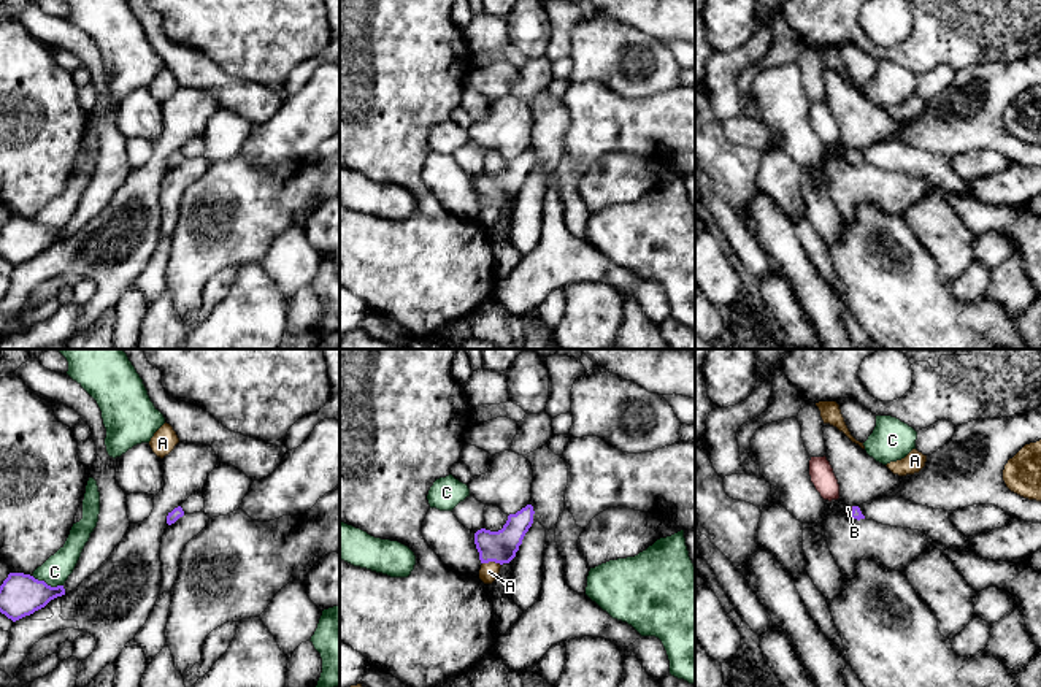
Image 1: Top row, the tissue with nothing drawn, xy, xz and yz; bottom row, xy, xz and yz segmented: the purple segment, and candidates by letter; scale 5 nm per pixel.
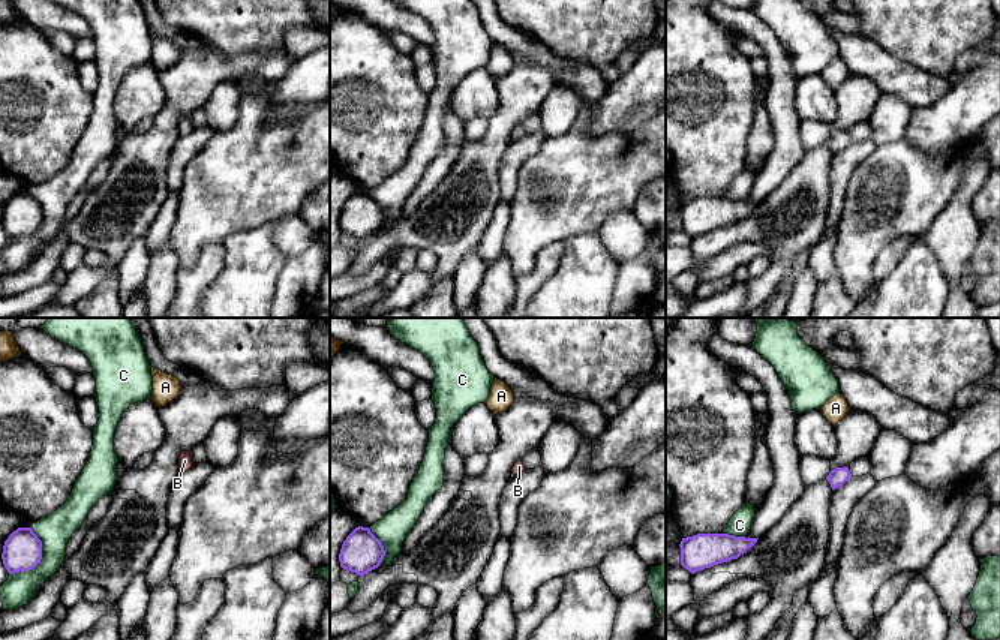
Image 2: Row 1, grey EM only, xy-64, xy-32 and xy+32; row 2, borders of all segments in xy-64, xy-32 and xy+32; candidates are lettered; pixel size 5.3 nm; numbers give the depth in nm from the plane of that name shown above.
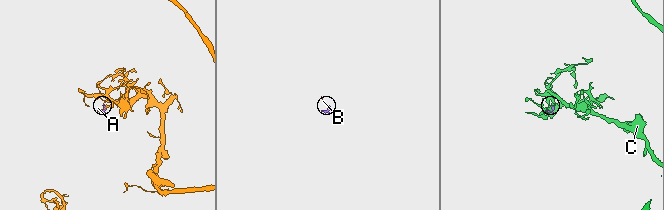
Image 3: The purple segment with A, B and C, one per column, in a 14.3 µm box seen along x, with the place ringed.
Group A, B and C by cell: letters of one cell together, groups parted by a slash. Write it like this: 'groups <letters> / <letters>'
groups A / B / C

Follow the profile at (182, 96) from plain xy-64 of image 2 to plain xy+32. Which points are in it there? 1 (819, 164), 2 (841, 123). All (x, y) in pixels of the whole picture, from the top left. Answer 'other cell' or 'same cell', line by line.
1: same cell
2: same cell

